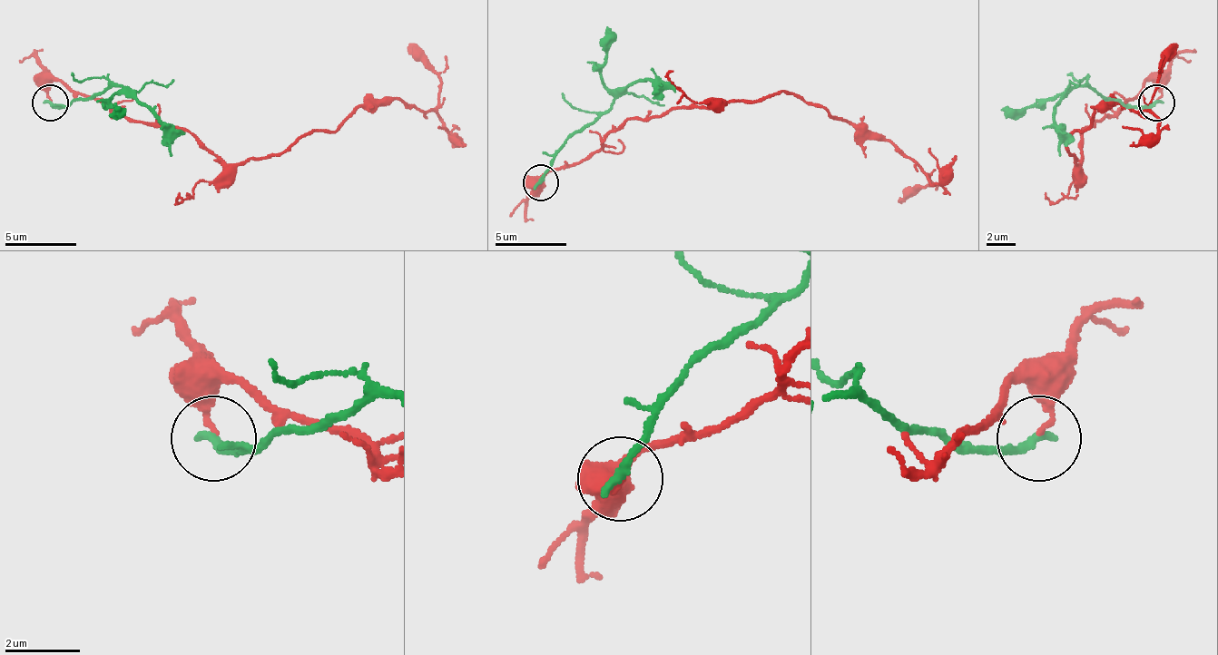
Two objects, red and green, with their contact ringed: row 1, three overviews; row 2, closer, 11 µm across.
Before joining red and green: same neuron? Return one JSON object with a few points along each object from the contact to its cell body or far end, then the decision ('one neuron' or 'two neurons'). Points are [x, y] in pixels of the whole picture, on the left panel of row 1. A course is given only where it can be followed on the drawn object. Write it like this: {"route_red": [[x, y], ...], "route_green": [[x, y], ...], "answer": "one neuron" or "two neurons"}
{"route_red": [[51, 100], [62, 82], [230, 164], [359, 107], [431, 111], [438, 71], [409, 43]], "route_green": [[51, 103], [69, 107], [119, 85], [148, 111], [162, 128], [172, 157]], "answer": "two neurons"}

